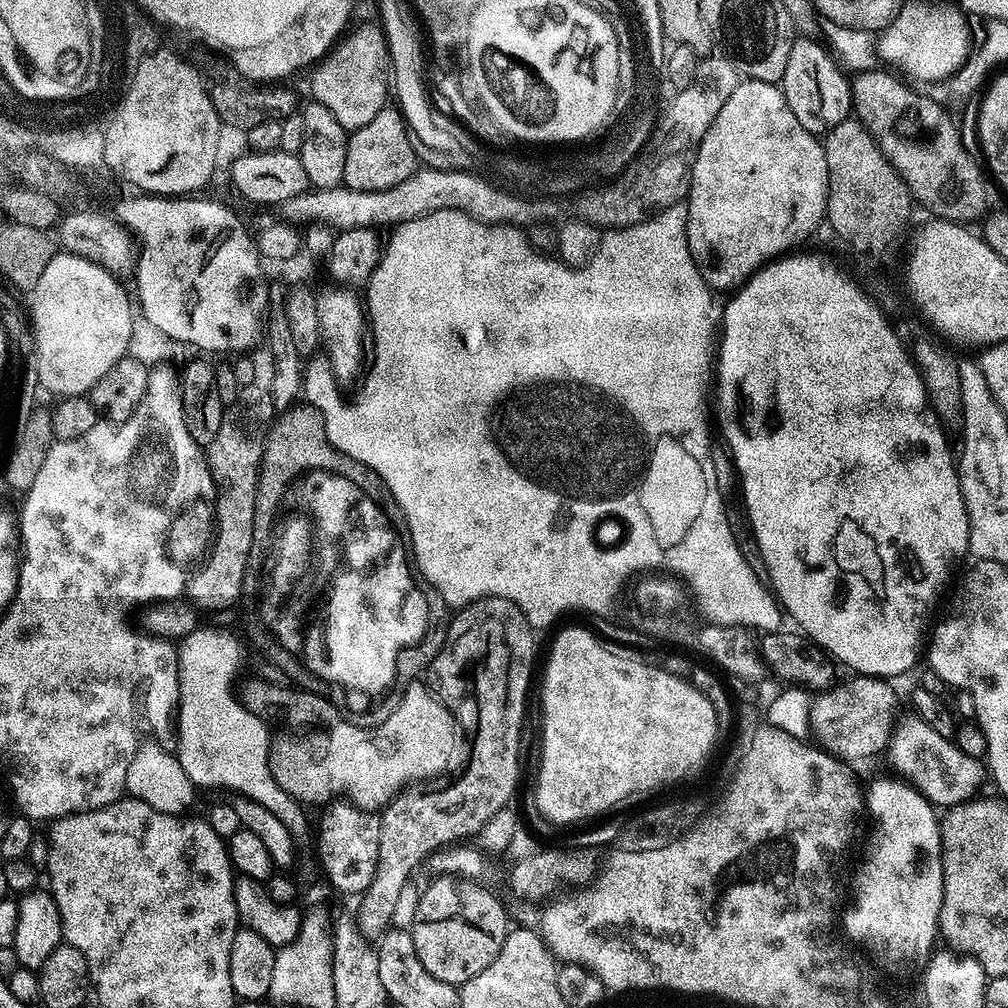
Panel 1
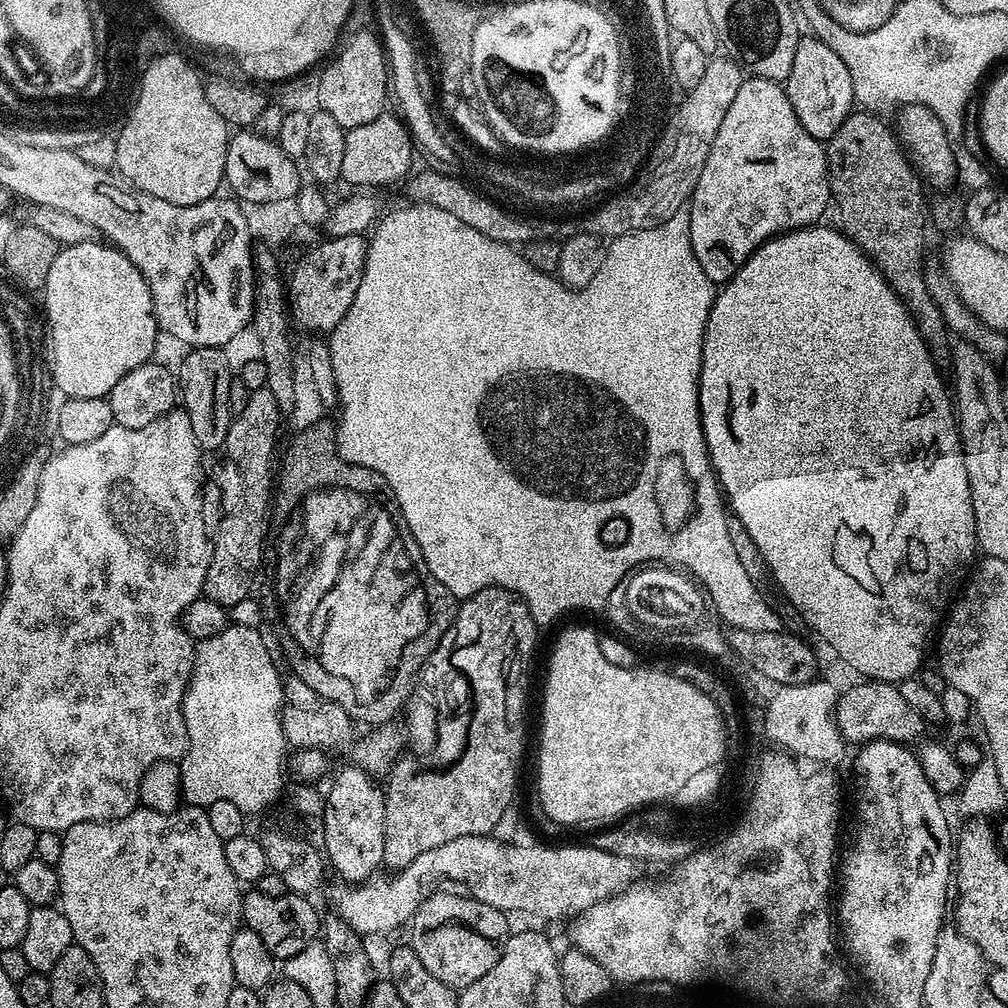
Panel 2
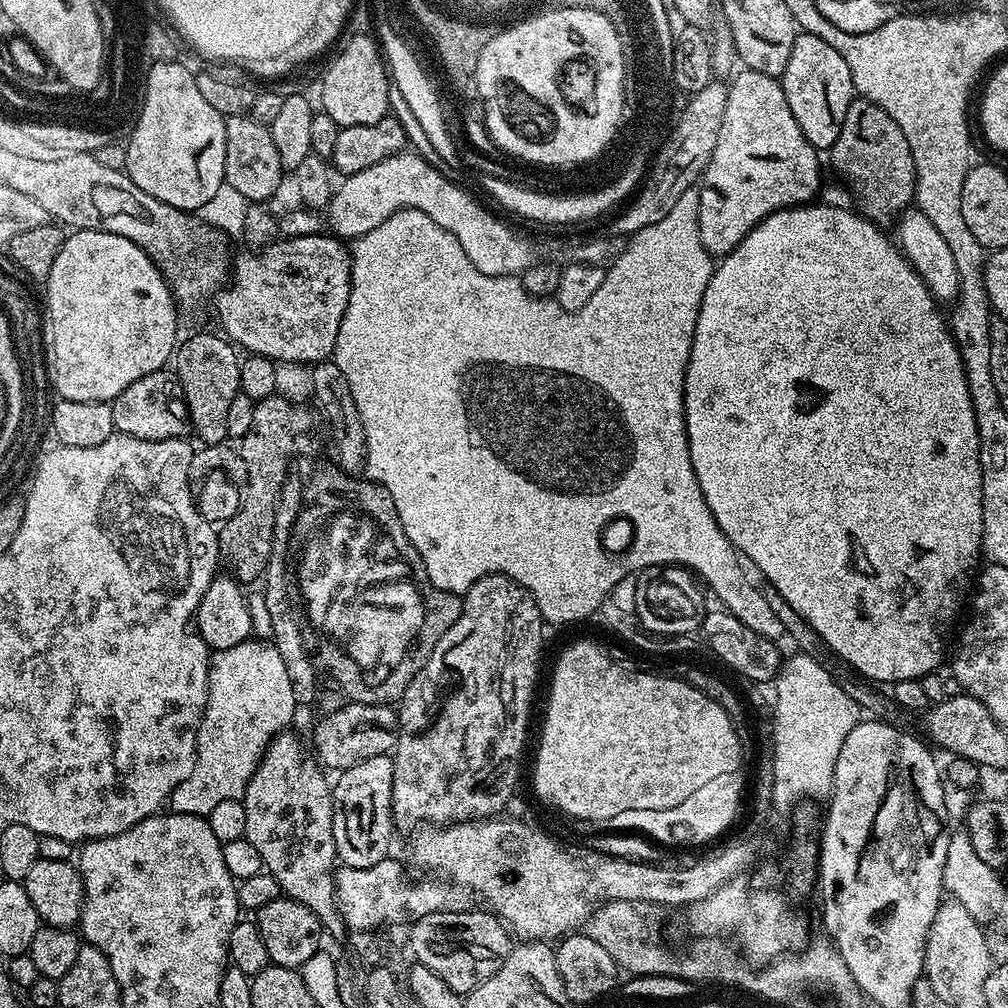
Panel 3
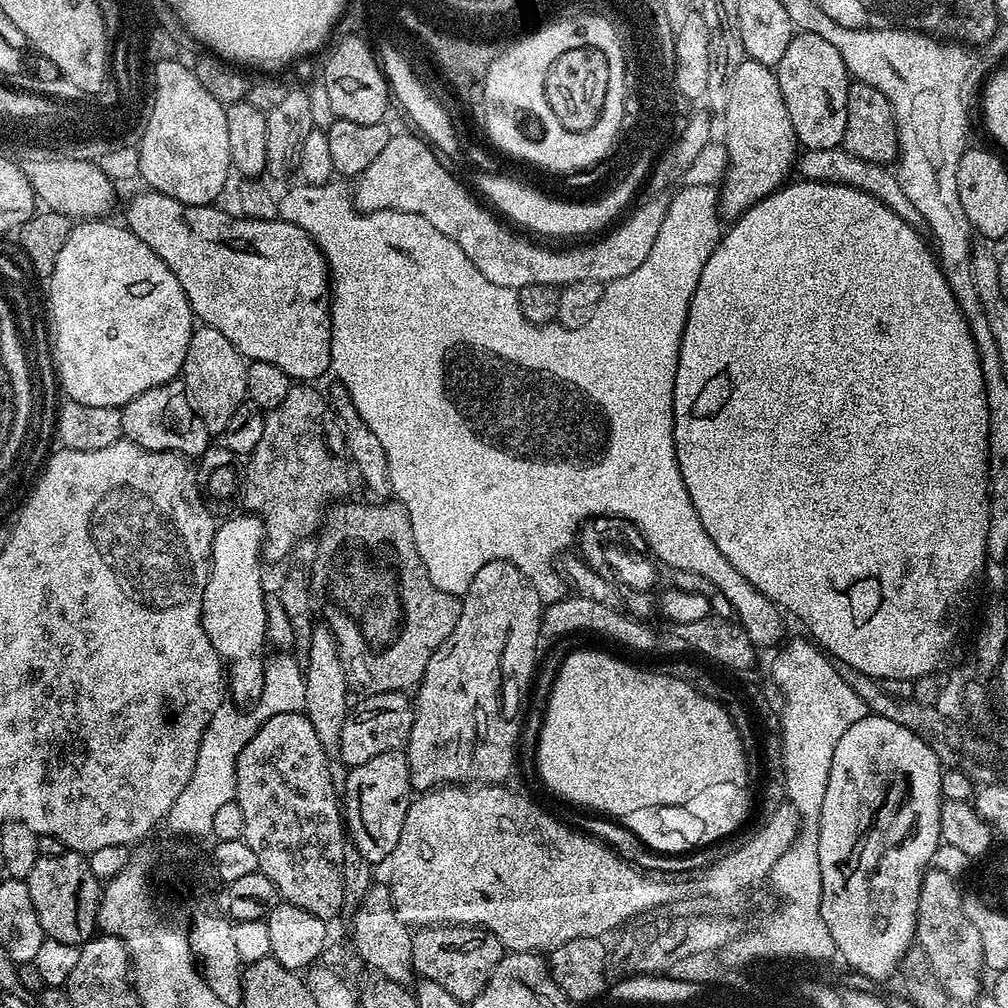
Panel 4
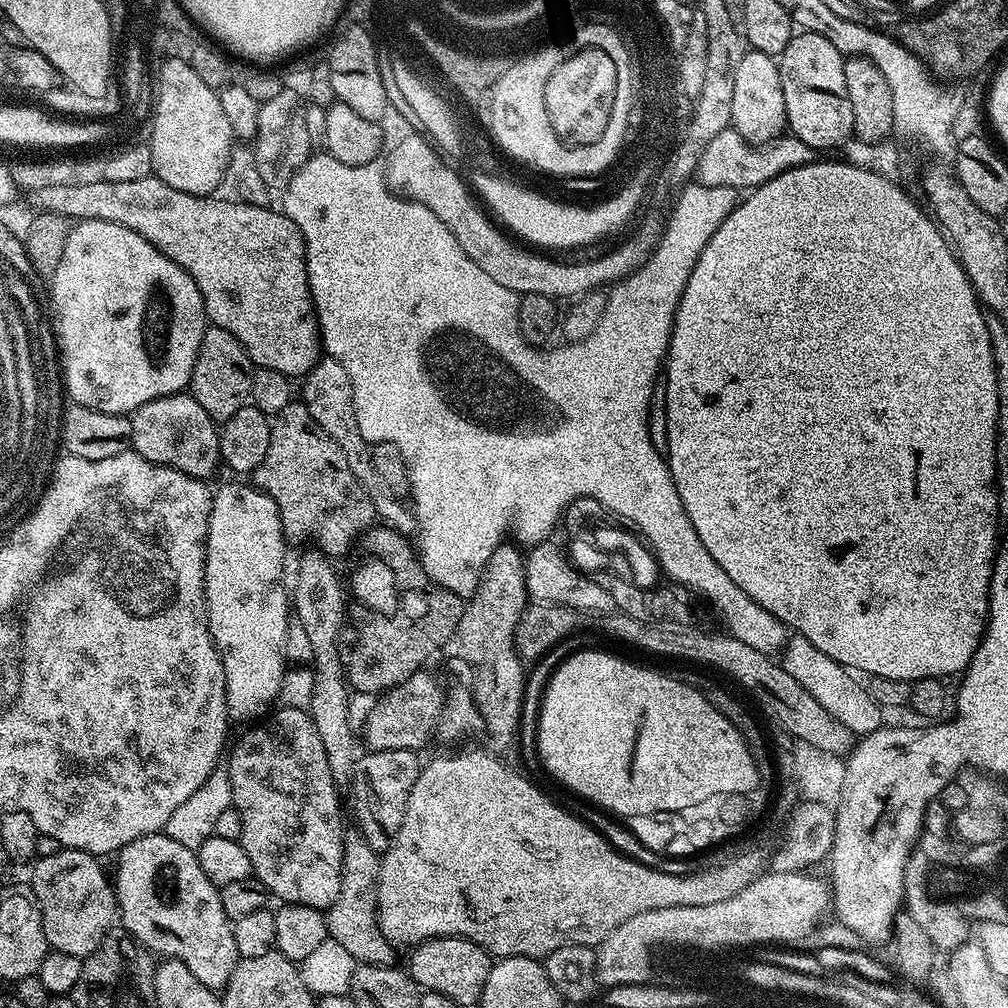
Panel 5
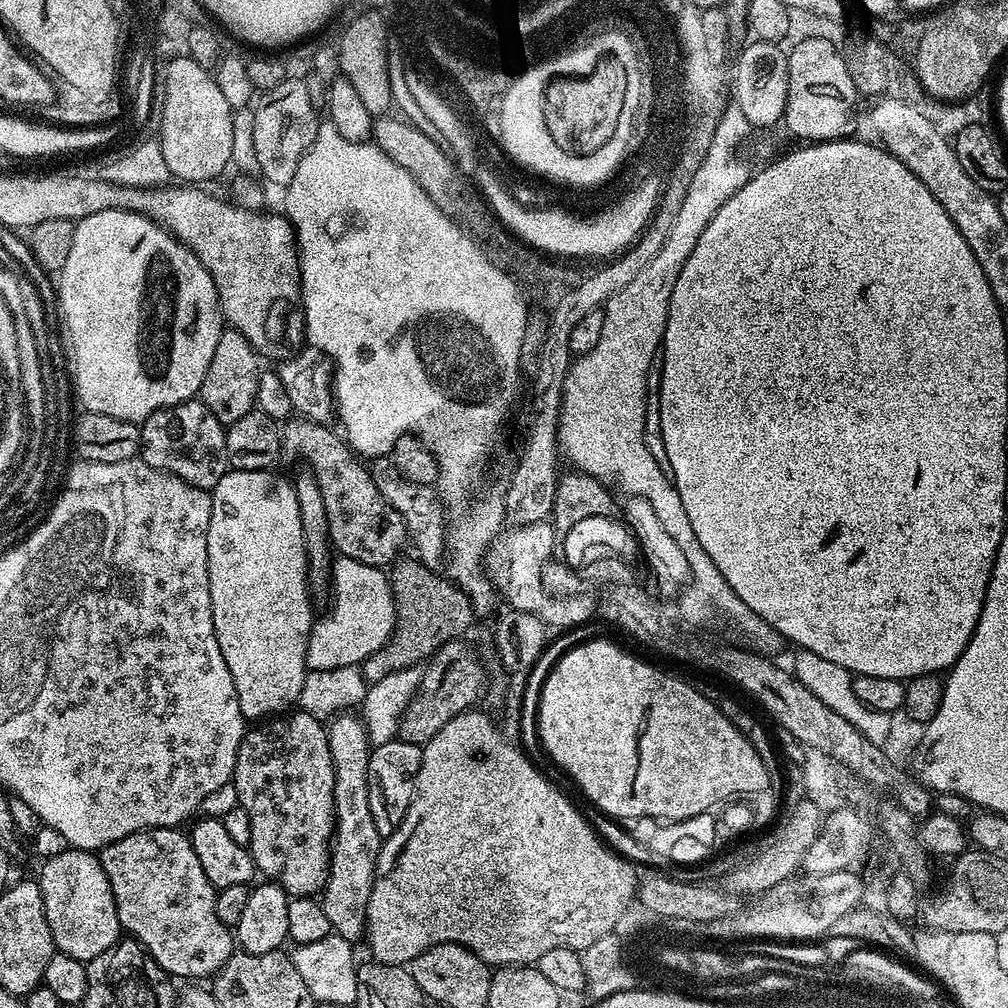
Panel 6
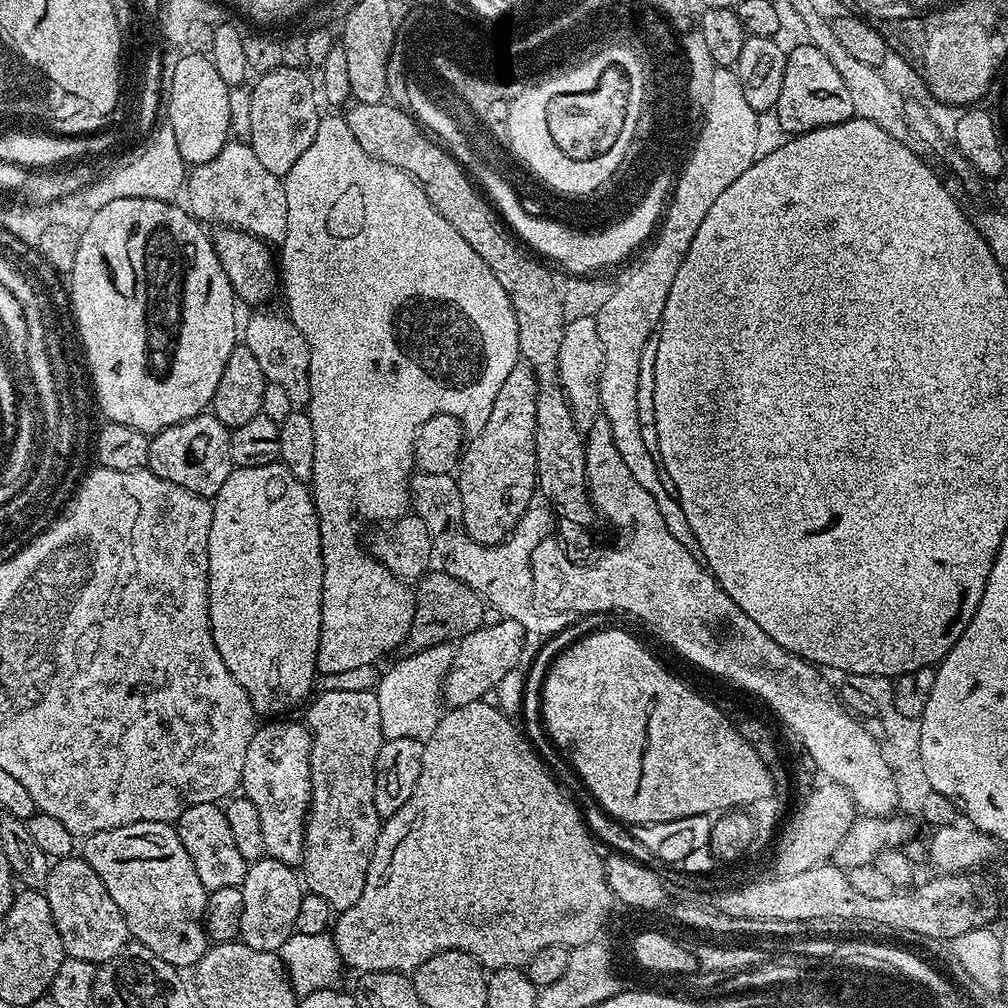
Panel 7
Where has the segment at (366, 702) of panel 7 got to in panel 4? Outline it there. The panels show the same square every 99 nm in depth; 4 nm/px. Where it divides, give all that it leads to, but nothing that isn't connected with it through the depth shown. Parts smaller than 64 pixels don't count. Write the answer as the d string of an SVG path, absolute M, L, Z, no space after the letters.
M379 882L373 883L357 913L350 919L350 943L356 947L357 954L369 964L367 967L371 971L386 974L386 978L394 978L394 982L408 986L413 983L416 970L412 937L409 925L398 918L389 889Z

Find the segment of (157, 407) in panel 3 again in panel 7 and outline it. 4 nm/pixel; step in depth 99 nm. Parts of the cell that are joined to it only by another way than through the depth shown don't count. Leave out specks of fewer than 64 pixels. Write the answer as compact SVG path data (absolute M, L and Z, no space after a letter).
M201 414L178 422L174 426L166 426L162 431L155 433L149 439L150 454L148 455L148 466L158 478L166 478L166 482L174 482L186 490L205 498L214 498L218 490L222 490L222 482L232 472L234 467L231 460L231 435L230 430L218 418L211 414Z

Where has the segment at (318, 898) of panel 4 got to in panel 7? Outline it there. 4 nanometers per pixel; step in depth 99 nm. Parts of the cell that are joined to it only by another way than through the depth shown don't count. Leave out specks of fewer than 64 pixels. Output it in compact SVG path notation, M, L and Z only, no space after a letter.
M272 720L257 727L246 750L240 788L261 815L265 855L296 866L303 861L305 826L312 804L312 736L307 725L287 720Z

